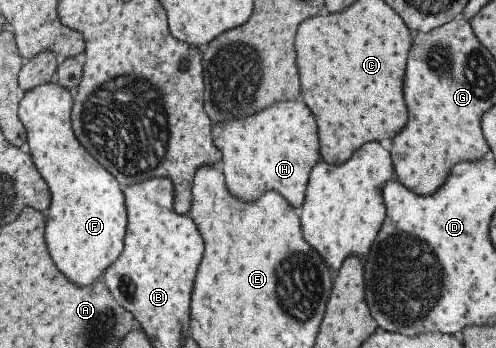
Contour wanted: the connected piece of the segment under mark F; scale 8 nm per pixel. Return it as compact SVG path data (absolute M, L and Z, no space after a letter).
M44 83L23 92L17 107L17 116L25 129L26 145L32 163L46 183L50 194L49 205L44 211L44 241L56 269L78 287L88 287L100 280L104 269L112 265L122 253L122 243L127 222L122 191L116 179L102 169L96 160L78 143L71 128L73 92L56 83Z

